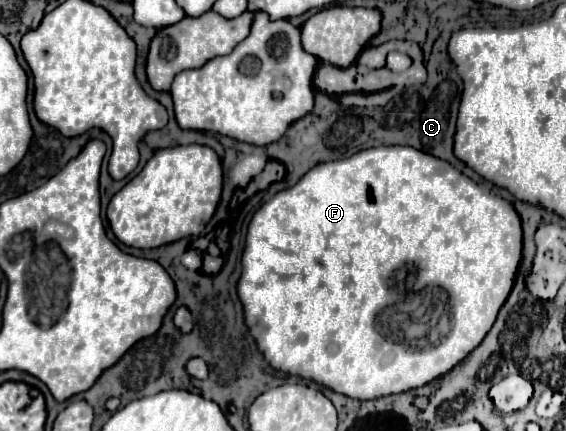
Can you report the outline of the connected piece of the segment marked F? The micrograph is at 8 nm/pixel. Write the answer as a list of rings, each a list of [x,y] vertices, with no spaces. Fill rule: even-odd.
[[[392,145],[392,147],[376,147],[376,149],[366,149],[360,151],[348,159],[340,159],[340,161],[328,161],[328,163],[320,163],[314,169],[310,169],[300,183],[296,183],[290,189],[284,189],[280,193],[276,193],[268,203],[264,203],[252,217],[250,225],[248,225],[248,233],[246,233],[246,247],[242,253],[242,275],[238,279],[238,297],[244,305],[244,321],[246,327],[250,331],[250,335],[254,337],[260,353],[264,355],[264,359],[282,373],[290,373],[308,381],[316,381],[318,385],[324,385],[340,395],[352,397],[352,399],[360,399],[360,401],[368,401],[368,399],[380,399],[386,395],[394,395],[394,393],[404,393],[416,387],[422,387],[438,377],[442,377],[444,373],[448,373],[454,365],[458,365],[472,349],[476,349],[480,345],[480,341],[484,339],[484,335],[490,331],[490,327],[496,321],[496,315],[502,307],[502,303],[506,301],[512,283],[514,283],[514,275],[516,275],[516,261],[522,257],[522,227],[520,227],[520,217],[514,211],[514,207],[494,195],[484,191],[478,183],[474,183],[470,177],[462,175],[458,169],[454,169],[450,163],[436,159],[428,153],[416,151],[412,147],[400,147],[400,145]],[[412,285],[438,285],[442,289],[448,291],[450,295],[450,305],[452,305],[452,321],[450,321],[450,331],[448,335],[442,339],[442,343],[438,347],[430,347],[426,351],[408,351],[402,345],[388,341],[384,337],[380,337],[376,333],[376,313],[380,313],[384,307],[400,301],[404,297],[404,293],[412,287]]]

